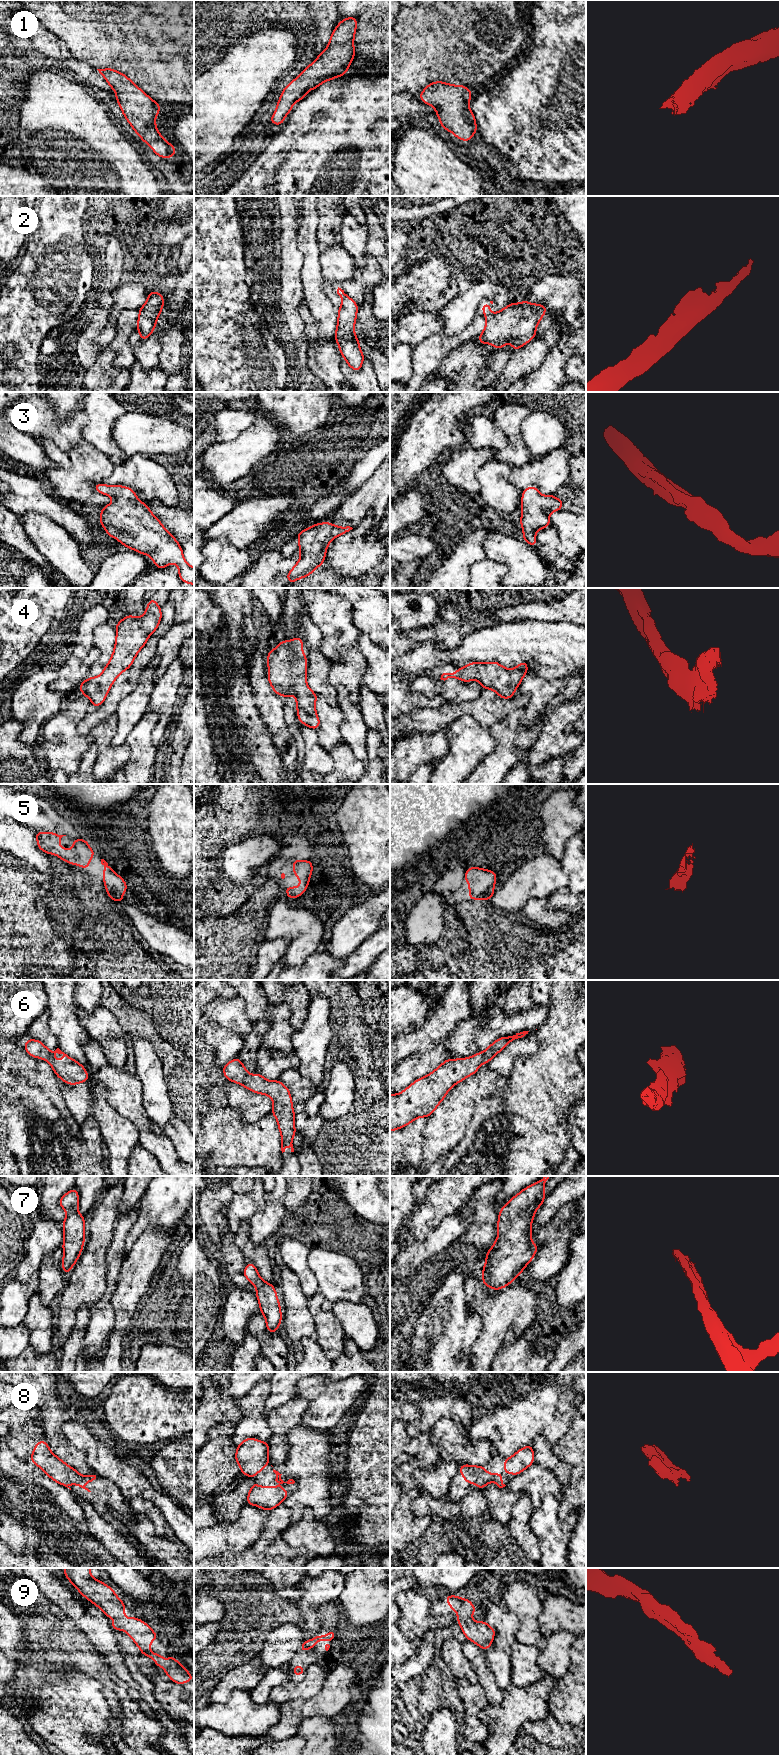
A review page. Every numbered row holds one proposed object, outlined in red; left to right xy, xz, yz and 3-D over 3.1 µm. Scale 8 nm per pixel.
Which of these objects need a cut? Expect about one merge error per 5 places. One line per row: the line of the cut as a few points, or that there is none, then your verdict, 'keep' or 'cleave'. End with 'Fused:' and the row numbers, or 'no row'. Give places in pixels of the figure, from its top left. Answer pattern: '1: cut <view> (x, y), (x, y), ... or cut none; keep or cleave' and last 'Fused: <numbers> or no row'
1: cut none; keep
2: cut none; keep
3: cut none; keep
4: cut none; keep
5: cut none; keep
6: cut none; keep
7: cut none; keep
8: cut none; keep
9: cut none; keep
Fused: no row

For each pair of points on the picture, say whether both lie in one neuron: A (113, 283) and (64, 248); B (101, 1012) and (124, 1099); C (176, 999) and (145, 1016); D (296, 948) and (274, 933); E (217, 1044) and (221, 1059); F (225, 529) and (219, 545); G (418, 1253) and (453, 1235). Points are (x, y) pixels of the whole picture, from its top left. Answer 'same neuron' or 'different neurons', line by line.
A: same neuron
B: different neurons
C: same neuron
D: same neuron
E: same neuron
F: different neurons
G: same neuron

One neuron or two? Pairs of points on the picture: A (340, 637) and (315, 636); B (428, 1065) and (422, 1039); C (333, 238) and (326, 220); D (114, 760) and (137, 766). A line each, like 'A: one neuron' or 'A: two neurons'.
A: two neurons
B: two neurons
C: one neuron
D: two neurons

